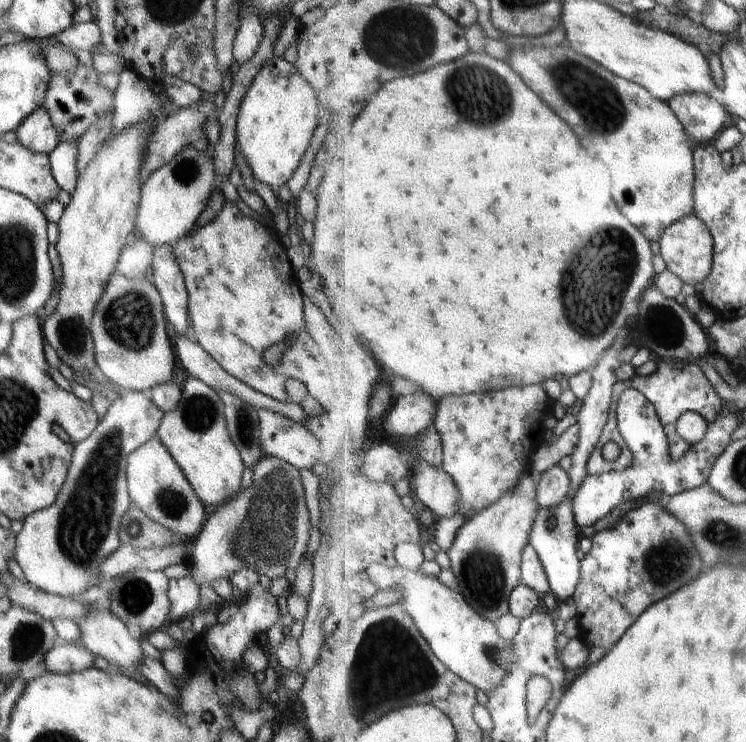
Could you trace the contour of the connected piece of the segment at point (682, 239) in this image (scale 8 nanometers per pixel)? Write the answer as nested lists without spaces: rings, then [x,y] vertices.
[[[688,216],[666,228],[666,234],[659,242],[661,255],[674,274],[678,274],[686,284],[694,287],[704,284],[714,272],[714,254],[716,254],[715,238],[709,224],[701,216]]]

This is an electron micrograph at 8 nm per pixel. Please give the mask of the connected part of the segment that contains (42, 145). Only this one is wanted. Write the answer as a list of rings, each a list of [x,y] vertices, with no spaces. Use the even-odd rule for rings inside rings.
[[[44,107],[34,110],[15,130],[17,142],[36,154],[49,155],[58,146],[60,137]]]

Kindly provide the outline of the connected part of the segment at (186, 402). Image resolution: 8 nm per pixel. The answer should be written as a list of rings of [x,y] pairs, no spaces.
[[[190,375],[181,392],[176,408],[172,412],[163,412],[156,435],[180,467],[196,496],[207,509],[212,510],[232,500],[242,489],[240,484],[245,464],[230,438],[223,402],[217,391]]]

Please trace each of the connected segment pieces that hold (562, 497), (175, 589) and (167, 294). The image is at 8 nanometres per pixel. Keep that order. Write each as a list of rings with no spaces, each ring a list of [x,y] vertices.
[[[560,465],[548,470],[542,476],[541,487],[538,488],[538,500],[544,508],[560,506],[568,500],[574,484],[569,472]]]
[[[184,576],[178,580],[169,580],[168,598],[170,600],[169,621],[180,622],[188,619],[198,610],[200,604],[200,588],[194,584],[192,576]]]
[[[174,245],[153,247],[149,279],[158,289],[166,320],[178,334],[189,334],[191,324],[188,316],[188,294],[180,272],[180,266],[172,254]]]

